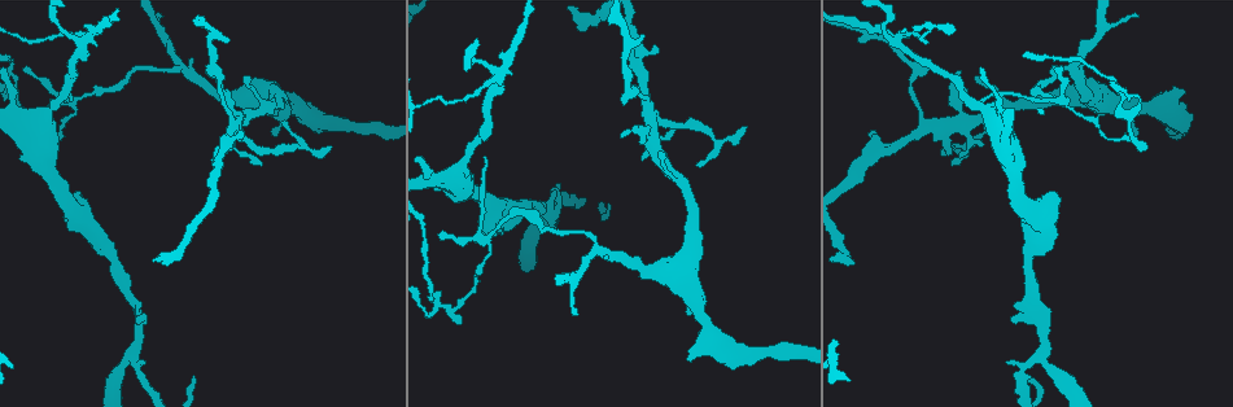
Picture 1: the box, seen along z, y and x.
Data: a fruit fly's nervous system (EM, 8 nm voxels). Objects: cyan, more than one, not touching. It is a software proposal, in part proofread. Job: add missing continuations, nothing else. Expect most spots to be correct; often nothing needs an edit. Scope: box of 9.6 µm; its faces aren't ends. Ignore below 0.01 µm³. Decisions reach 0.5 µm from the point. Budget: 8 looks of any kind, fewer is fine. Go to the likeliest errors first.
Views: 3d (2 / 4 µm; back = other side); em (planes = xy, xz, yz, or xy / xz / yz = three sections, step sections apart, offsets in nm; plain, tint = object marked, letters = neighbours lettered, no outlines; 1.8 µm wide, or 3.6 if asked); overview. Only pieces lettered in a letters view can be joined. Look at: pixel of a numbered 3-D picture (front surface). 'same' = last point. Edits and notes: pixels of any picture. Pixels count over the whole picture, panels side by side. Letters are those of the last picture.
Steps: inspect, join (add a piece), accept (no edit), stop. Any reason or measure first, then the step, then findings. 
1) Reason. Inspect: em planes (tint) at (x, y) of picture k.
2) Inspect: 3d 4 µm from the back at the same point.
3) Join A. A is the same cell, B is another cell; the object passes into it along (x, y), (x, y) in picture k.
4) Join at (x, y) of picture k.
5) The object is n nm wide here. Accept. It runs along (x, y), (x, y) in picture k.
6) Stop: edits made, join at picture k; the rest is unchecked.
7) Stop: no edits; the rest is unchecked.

Four or more arms meet. Inspect: 3d 2 µm at (82, 41) of picture 1.

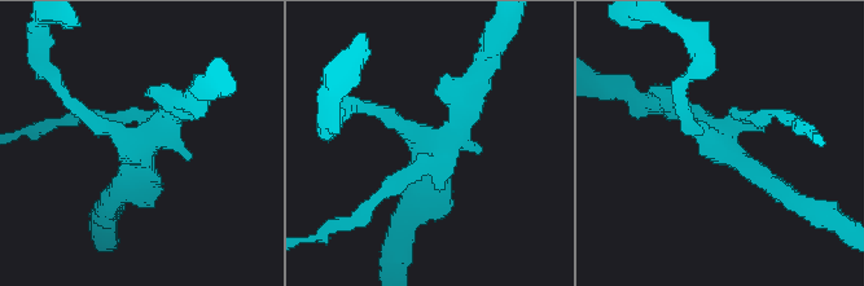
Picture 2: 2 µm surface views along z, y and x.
Inspect: em planes (letters) at (437, 154) of picture 2.

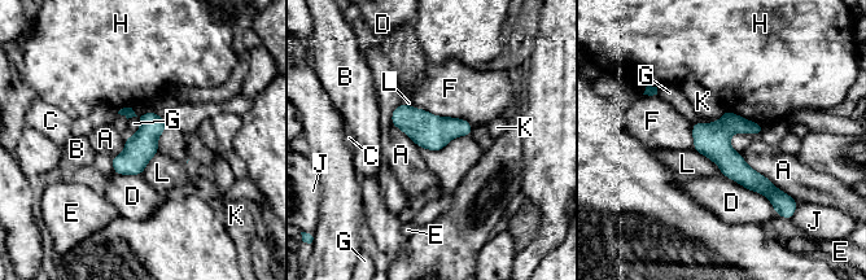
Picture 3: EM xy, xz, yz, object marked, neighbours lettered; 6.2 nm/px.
Accept. A, B, C, D, E, F, G, H, J, K and L are other cells; a border runs along (136, 116), (139, 128), (132, 135) in picture 3; no lettered piece goes on from it.

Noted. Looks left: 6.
Three-way junction. Inspect: 3d 2 µm at (1040, 357) of picture 1.

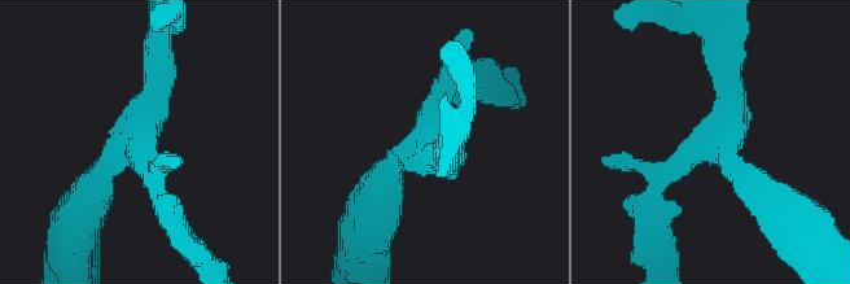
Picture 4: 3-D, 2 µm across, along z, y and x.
3 arms meet here; the arms are 170, 200, 300 nm wide; shape alone is not enough. Inspect: em planes (letters) at (725, 133) of picture 4.

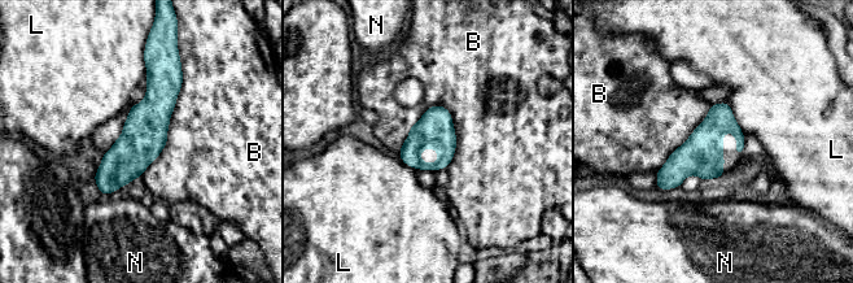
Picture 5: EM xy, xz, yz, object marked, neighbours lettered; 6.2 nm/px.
The longest contact is with B, 420 nm. Accept. B, L and N are other cells; a border runs along (449, 109), (431, 105), (398, 151) in picture 5; no lettered piece goes on from it.

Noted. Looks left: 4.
Thin neck. Inspect: 3d 2 µm at (922, 131) of picture 1.

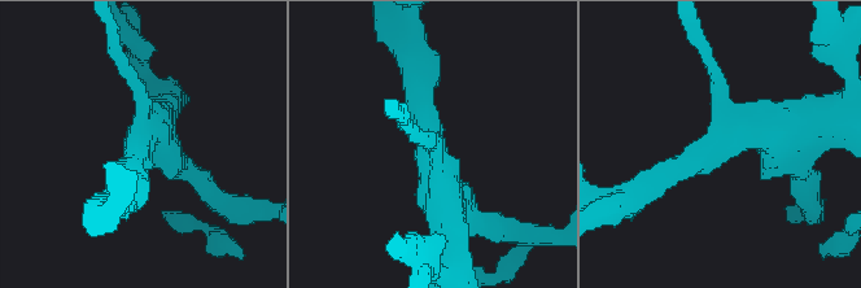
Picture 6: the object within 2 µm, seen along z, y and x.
4 arms meet here; need the tissue. Inspect: em yz step 4 (letters) at (728, 132) of picture 6.

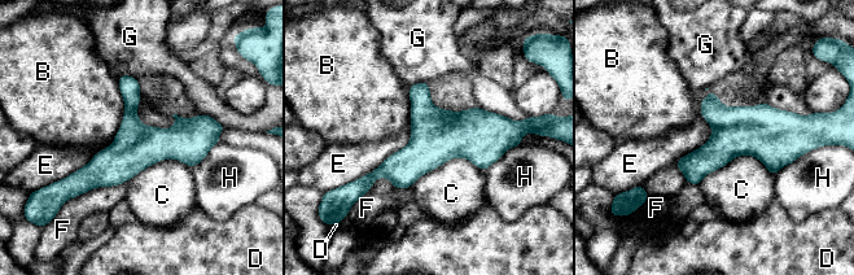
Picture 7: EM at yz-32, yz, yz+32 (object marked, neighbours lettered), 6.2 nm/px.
The longest contact is with E, 550 nm. Accept. B, C, D, E, F, G and H are other cells; a border runs along (411, 123), (403, 147), (349, 182) in picture 7; no lettered piece goes on from it.

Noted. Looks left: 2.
Stop: no edits; the rest is unchecked.

